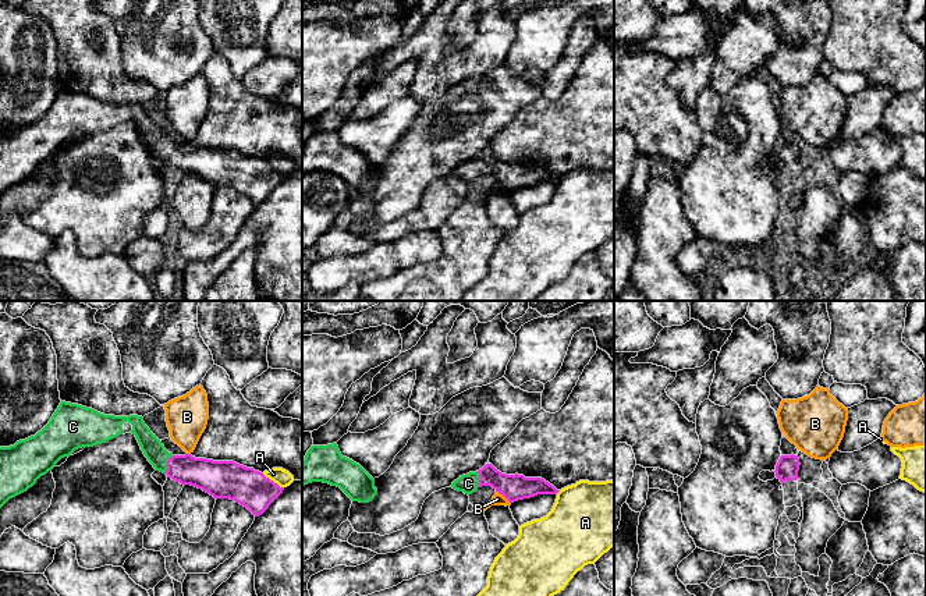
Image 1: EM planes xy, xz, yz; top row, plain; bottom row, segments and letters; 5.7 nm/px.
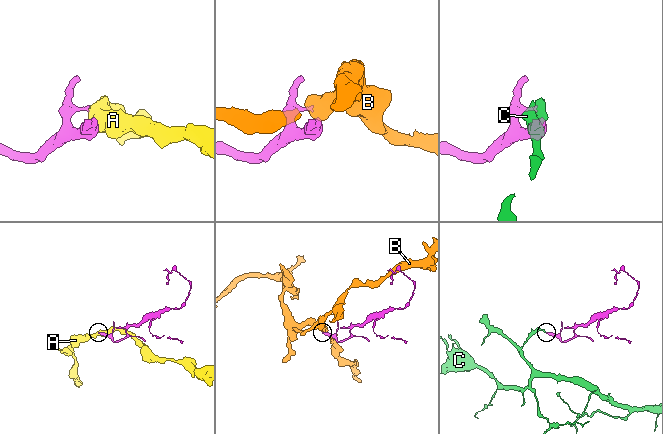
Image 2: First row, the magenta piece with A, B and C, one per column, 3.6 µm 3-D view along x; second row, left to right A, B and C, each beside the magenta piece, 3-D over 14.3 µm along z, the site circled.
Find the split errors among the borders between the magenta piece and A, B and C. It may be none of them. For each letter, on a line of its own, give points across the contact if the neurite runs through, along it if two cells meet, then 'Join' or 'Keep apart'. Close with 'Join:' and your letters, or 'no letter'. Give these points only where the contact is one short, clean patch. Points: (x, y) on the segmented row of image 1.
A: Keep apart
B: Boundary: xz (496, 490), (510, 503). Keep apart
C: Path across: xy (209, 475), (167, 464), (152, 447). Join
Join: C

